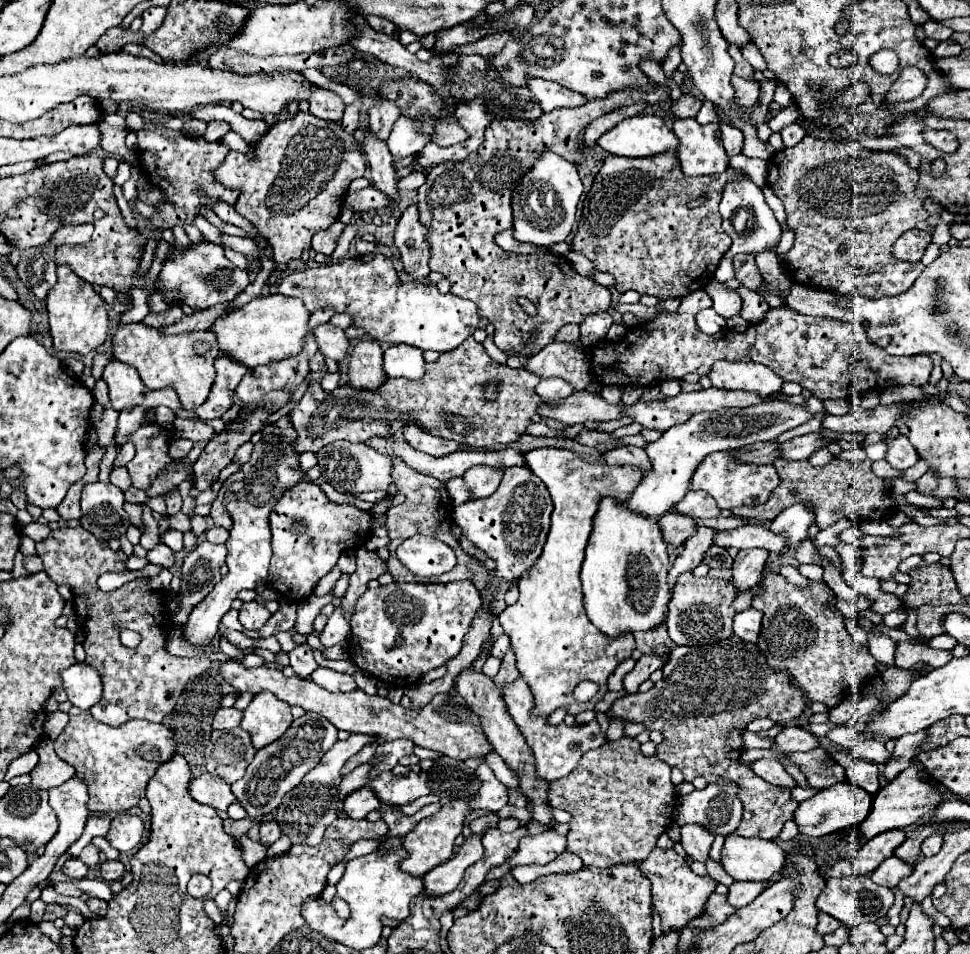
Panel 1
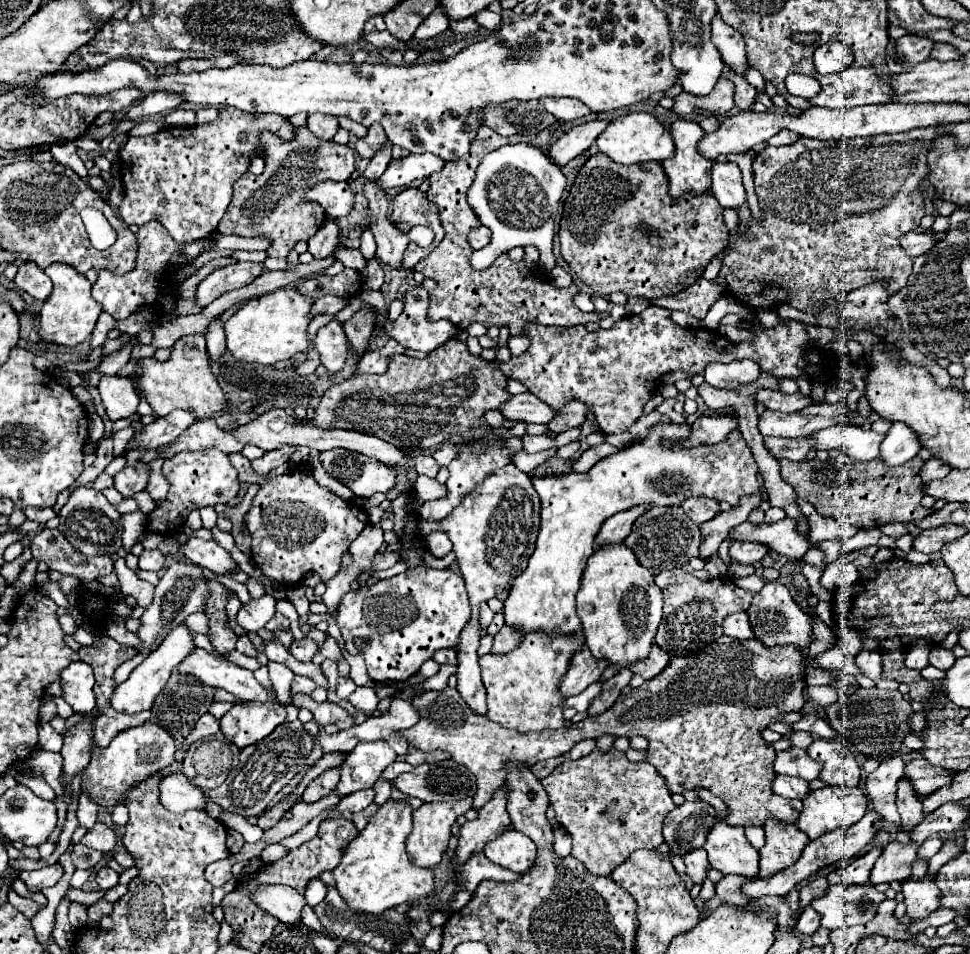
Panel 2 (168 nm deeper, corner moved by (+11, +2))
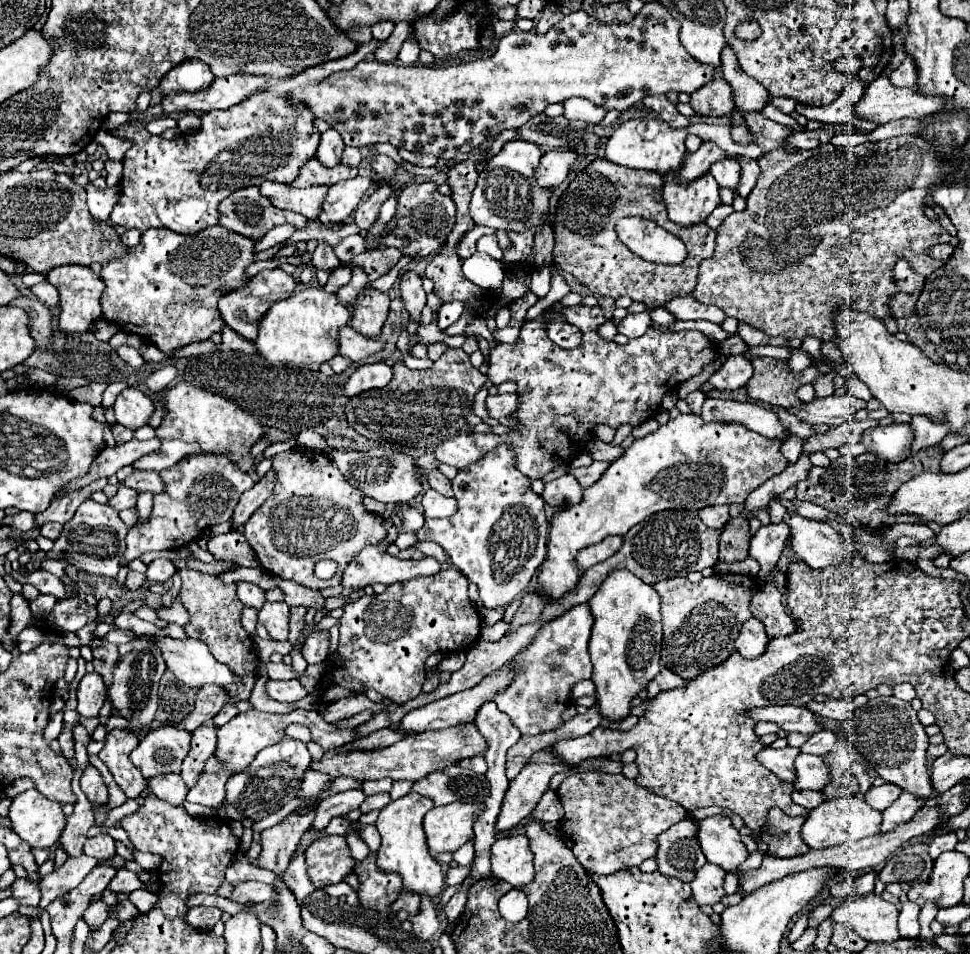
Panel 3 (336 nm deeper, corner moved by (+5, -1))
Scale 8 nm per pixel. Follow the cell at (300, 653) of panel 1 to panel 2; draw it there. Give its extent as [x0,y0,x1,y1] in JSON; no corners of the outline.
[290,637,318,663]

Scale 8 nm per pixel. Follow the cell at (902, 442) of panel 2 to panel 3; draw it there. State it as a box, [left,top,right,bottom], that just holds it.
[912,416,950,452]

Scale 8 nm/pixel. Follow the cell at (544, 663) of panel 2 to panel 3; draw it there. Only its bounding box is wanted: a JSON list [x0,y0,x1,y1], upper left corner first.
[494,604,592,734]

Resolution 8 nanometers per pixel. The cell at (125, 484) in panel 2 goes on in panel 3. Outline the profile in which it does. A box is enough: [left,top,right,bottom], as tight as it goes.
[108,484,138,512]

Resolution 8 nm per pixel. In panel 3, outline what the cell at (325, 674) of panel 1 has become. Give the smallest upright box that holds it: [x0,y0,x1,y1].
[266,680,308,702]

